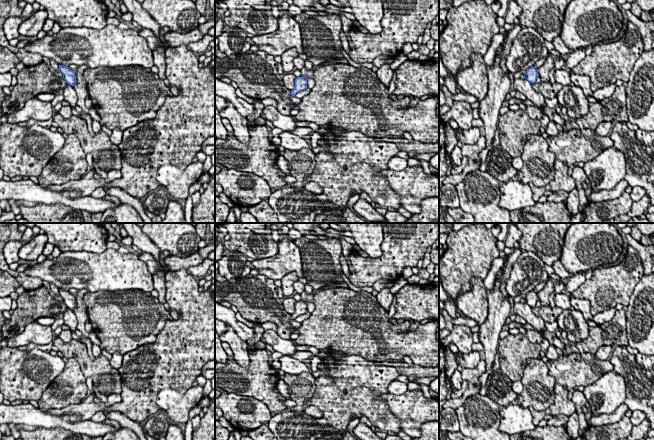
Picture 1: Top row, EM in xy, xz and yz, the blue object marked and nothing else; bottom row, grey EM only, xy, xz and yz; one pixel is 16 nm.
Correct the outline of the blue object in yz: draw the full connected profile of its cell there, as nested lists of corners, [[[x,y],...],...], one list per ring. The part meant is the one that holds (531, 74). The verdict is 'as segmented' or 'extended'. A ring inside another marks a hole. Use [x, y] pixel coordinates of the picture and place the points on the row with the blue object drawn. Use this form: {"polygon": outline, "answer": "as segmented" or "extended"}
{"polygon": [[[532,66],[524,73],[525,75],[523,77],[527,79],[531,84],[536,82],[538,77],[538,69]]], "answer": "as segmented"}

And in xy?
{"polygon": [[[59,65],[59,72],[63,75],[67,84],[72,86],[76,84],[75,71],[71,70],[69,67]]], "answer": "as segmented"}

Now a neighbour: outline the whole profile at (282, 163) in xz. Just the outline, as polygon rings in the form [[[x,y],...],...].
[[[279,155],[277,158],[276,164],[278,165],[278,168],[284,172],[286,175],[290,175],[290,171],[288,168],[288,161],[283,155]]]

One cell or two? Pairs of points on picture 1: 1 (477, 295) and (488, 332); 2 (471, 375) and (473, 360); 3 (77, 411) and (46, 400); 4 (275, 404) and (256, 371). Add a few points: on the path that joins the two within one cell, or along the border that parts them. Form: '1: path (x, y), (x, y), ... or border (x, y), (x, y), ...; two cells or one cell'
1: border (488, 297), (488, 316), (480, 326); two cells
2: border (480, 358), (474, 367), (462, 368); two cells
3: border (82, 401), (59, 409), (47, 410); two cells
4: path (268, 396), (260, 385), (260, 379); one cell

